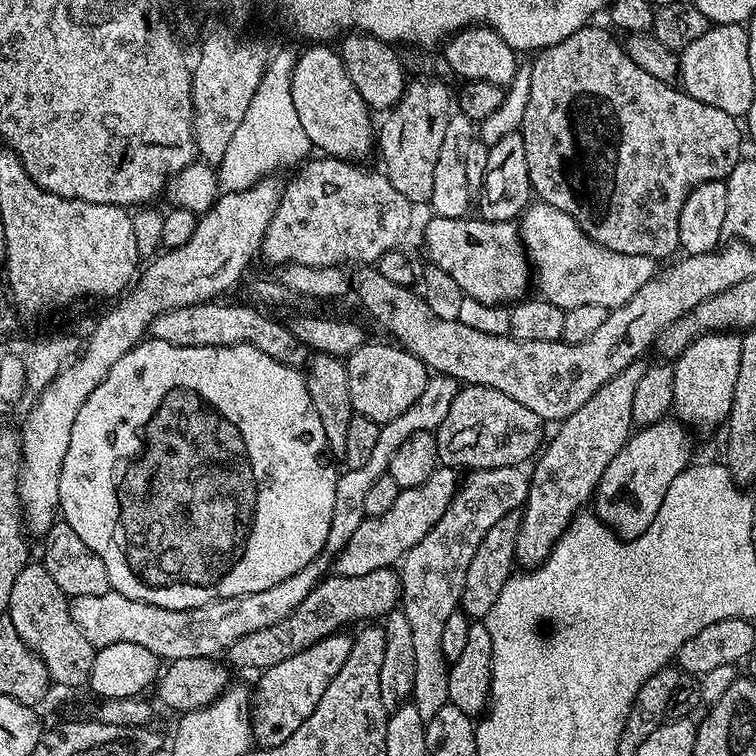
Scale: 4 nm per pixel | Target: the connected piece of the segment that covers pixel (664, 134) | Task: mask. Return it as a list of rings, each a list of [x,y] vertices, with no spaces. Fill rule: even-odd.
[[[592,27],[580,28],[570,34],[570,38],[562,38],[562,42],[554,46],[539,49],[535,53],[536,61],[531,61],[530,102],[526,102],[526,118],[520,124],[520,132],[526,142],[526,166],[530,170],[532,190],[543,203],[558,210],[566,210],[566,214],[570,214],[578,222],[578,226],[582,226],[584,233],[603,248],[609,248],[618,254],[642,254],[653,258],[668,256],[680,248],[678,218],[688,195],[699,184],[708,180],[727,181],[736,163],[742,159],[742,128],[741,125],[740,128],[736,125],[739,124],[737,117],[726,114],[726,110],[718,110],[718,106],[706,106],[679,87],[654,78],[654,74],[646,74],[646,70],[640,69],[637,63],[629,58],[623,43],[619,39],[615,40],[607,27]]]

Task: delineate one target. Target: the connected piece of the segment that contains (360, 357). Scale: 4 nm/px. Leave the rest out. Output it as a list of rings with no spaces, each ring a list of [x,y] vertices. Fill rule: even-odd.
[[[366,342],[358,350],[354,350],[354,354],[347,356],[346,363],[353,413],[370,418],[378,425],[390,422],[390,418],[398,418],[398,414],[403,414],[408,407],[414,406],[414,402],[418,402],[419,395],[428,385],[430,369],[414,354],[392,342]]]

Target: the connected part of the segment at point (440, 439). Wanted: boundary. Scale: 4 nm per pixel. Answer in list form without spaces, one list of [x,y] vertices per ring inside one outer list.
[[[470,384],[457,391],[456,397],[450,402],[450,410],[446,410],[446,418],[442,418],[440,425],[434,429],[439,463],[457,470],[524,466],[541,451],[542,441],[545,439],[544,428],[538,414],[534,414],[534,410],[526,410],[522,402],[514,402],[510,394],[502,394],[502,390],[494,390],[481,384]]]

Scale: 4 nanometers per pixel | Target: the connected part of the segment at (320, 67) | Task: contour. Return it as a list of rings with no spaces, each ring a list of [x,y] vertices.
[[[316,42],[308,49],[301,51],[297,64],[293,68],[292,92],[294,107],[298,110],[299,121],[306,130],[306,135],[313,149],[321,148],[324,156],[334,156],[338,160],[349,162],[363,161],[363,156],[374,148],[374,120],[368,104],[358,94],[354,82],[350,82],[350,74],[346,74],[346,66],[342,62],[339,51],[324,42]]]

